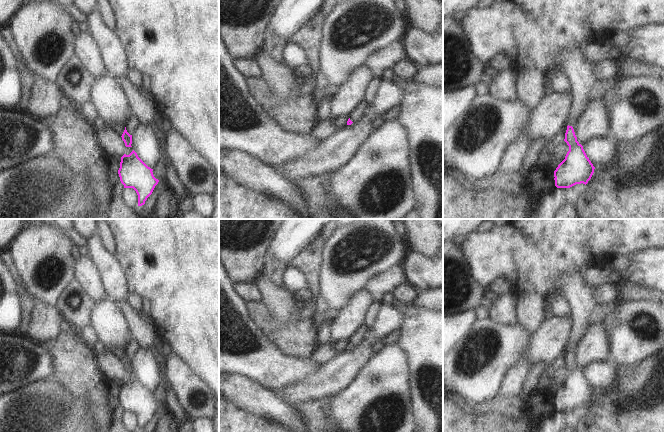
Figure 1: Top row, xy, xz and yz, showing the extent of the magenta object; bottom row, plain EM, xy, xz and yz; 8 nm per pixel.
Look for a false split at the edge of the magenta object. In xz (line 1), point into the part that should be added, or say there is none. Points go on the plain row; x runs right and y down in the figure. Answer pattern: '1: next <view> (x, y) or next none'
1: next none

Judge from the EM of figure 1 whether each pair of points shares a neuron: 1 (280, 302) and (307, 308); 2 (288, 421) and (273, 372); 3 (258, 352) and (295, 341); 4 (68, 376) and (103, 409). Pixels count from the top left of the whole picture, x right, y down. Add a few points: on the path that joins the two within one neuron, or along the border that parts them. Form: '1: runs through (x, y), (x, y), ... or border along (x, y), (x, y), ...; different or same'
1: runs through (287, 306), (300, 307); same
2: border along (254, 380), (275, 391); different
3: border along (260, 329), (282, 352), (297, 357); different
4: runs through (77, 383), (94, 400); same

